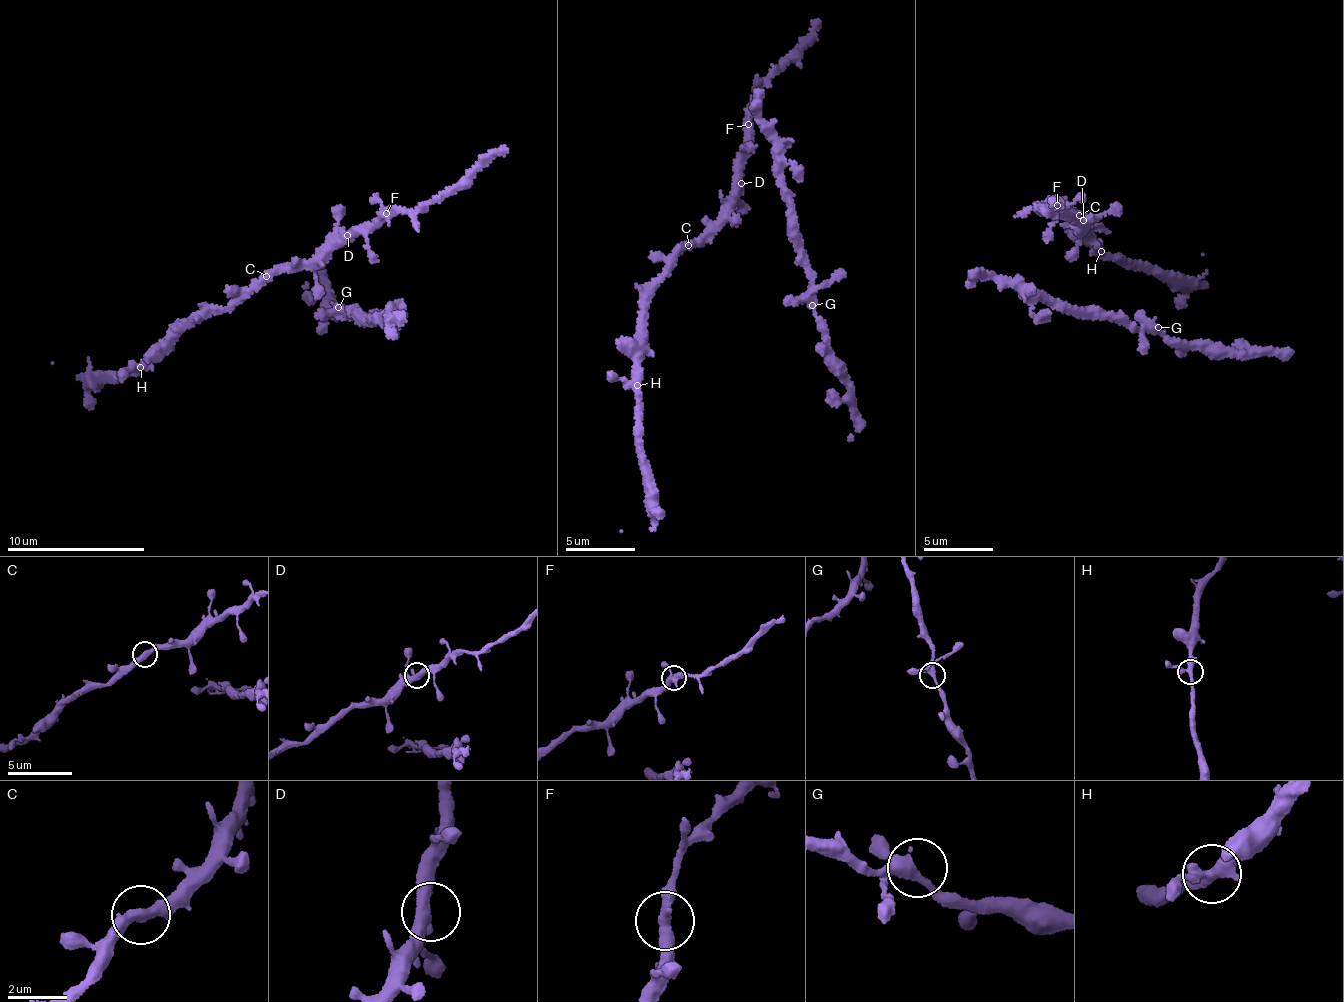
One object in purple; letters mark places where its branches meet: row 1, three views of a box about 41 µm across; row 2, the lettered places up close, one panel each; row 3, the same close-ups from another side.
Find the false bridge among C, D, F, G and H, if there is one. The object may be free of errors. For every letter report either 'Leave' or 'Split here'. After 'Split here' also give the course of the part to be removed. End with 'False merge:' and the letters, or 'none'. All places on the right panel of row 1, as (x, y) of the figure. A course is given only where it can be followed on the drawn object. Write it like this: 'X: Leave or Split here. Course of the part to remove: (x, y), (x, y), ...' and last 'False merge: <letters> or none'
C: Leave
D: Leave
F: Leave
G: Leave
H: Leave
False merge: none

